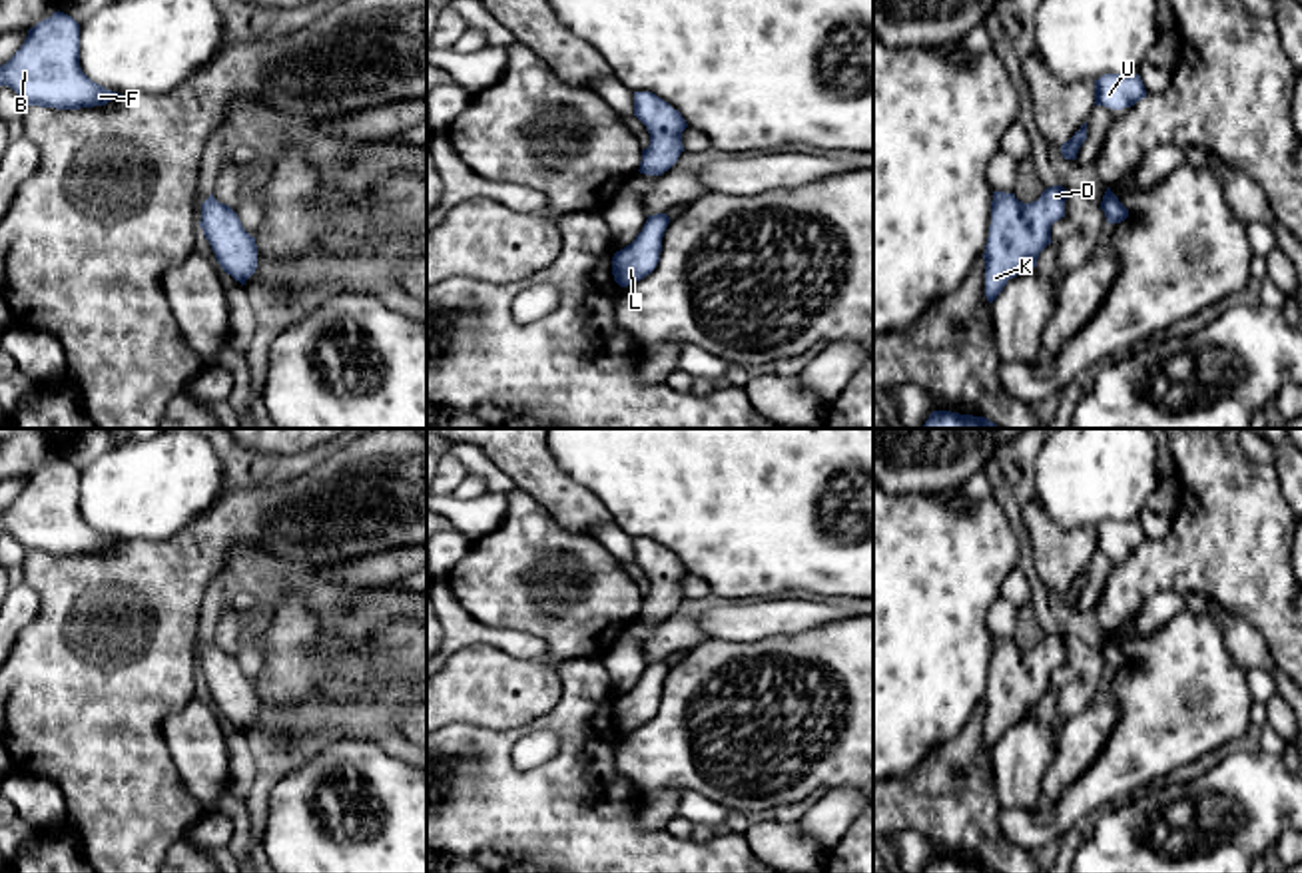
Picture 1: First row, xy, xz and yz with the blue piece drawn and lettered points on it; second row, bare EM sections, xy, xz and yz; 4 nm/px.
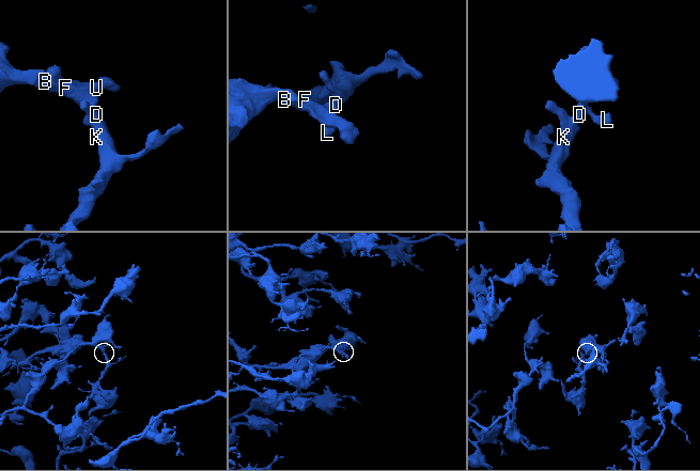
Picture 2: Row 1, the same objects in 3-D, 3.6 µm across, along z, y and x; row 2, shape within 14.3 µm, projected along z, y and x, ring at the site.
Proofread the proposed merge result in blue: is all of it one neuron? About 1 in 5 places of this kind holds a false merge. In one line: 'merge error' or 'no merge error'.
no merge error

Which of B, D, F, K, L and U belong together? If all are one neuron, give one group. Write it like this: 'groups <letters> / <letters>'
groups B D F K L U

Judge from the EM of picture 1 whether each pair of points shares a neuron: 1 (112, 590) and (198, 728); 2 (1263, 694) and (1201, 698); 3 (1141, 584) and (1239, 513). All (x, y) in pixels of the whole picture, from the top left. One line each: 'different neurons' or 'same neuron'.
1: different neurons
2: different neurons
3: same neuron

